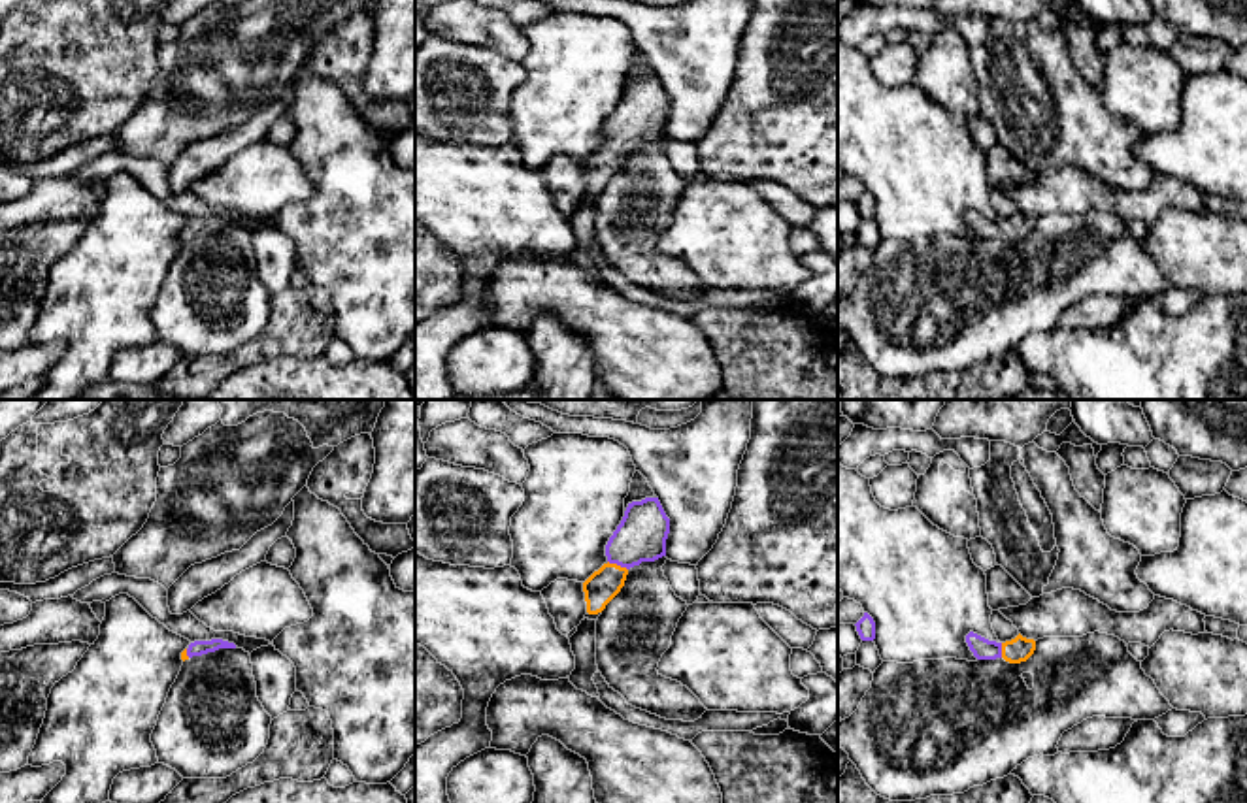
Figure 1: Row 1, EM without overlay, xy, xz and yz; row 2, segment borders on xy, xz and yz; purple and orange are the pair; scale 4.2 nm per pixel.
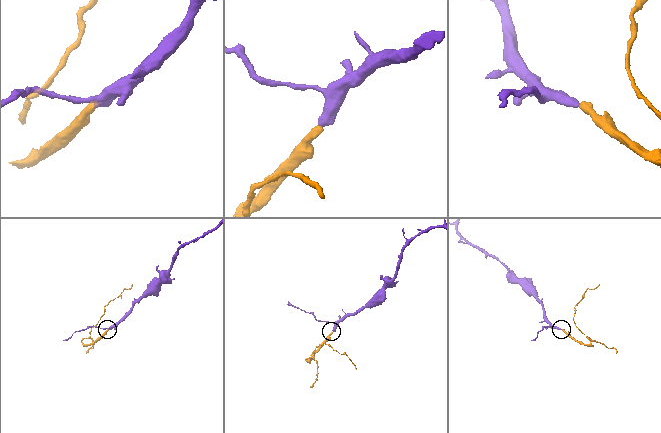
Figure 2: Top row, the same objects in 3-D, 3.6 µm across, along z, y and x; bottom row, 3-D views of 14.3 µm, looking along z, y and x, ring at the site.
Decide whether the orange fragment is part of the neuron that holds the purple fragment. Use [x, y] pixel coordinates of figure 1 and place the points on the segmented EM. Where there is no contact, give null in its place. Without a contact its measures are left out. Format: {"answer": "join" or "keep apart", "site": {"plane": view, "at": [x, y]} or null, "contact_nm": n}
{"answer": "join", "site": {"plane": "xz", "at": [617, 564]}, "contact_nm": 100}

